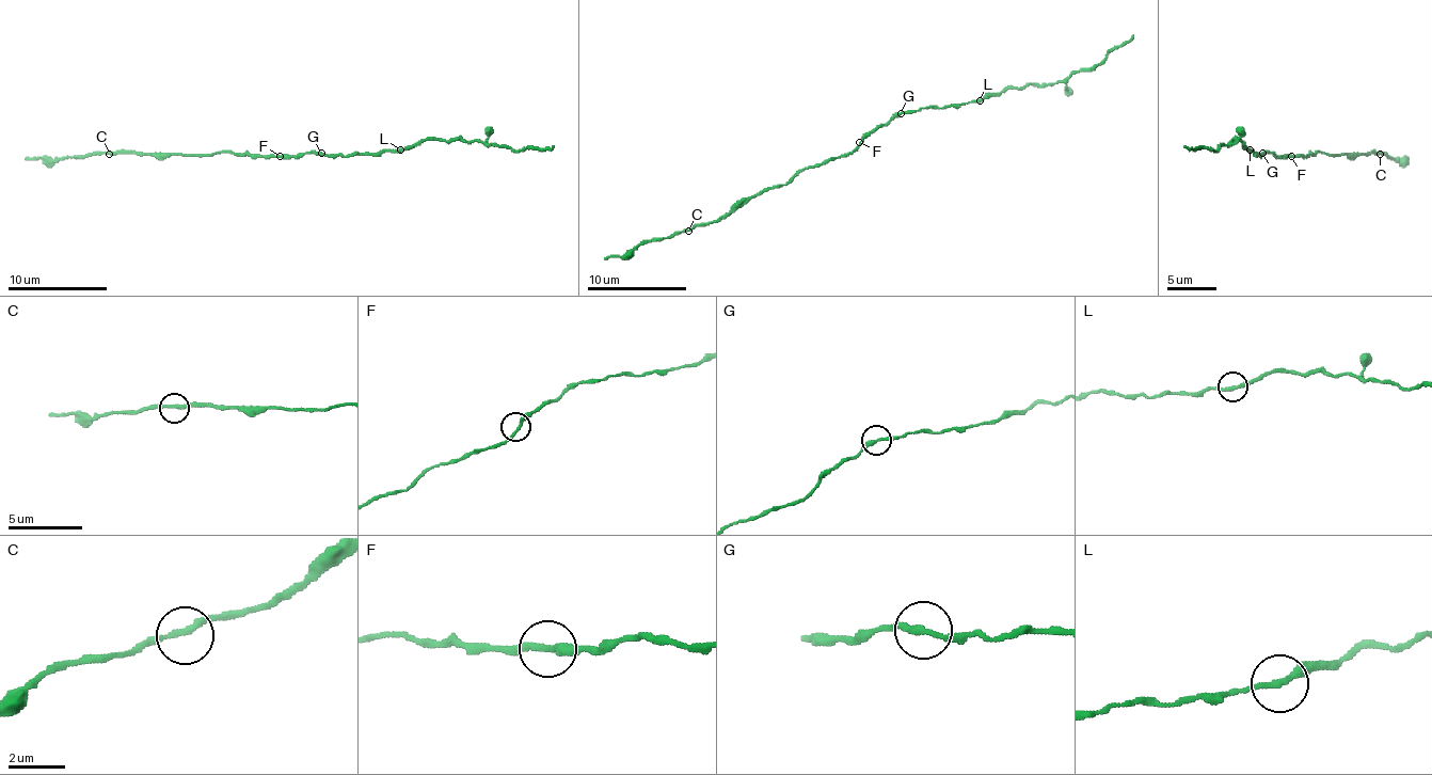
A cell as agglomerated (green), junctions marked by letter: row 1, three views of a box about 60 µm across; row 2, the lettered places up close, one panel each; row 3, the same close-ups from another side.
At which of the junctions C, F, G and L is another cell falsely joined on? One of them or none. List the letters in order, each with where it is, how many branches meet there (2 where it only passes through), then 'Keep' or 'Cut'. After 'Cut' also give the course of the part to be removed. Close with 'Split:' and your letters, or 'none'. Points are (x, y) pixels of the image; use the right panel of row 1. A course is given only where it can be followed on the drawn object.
C: Place: (1380, 154). Branches: 2. Keep
F: Place: (1291, 156). Branches: 2. Keep
G: Place: (1262, 153). Branches: 2. Keep
L: Place: (1250, 149). Branches: 2. Keep
Split: none

